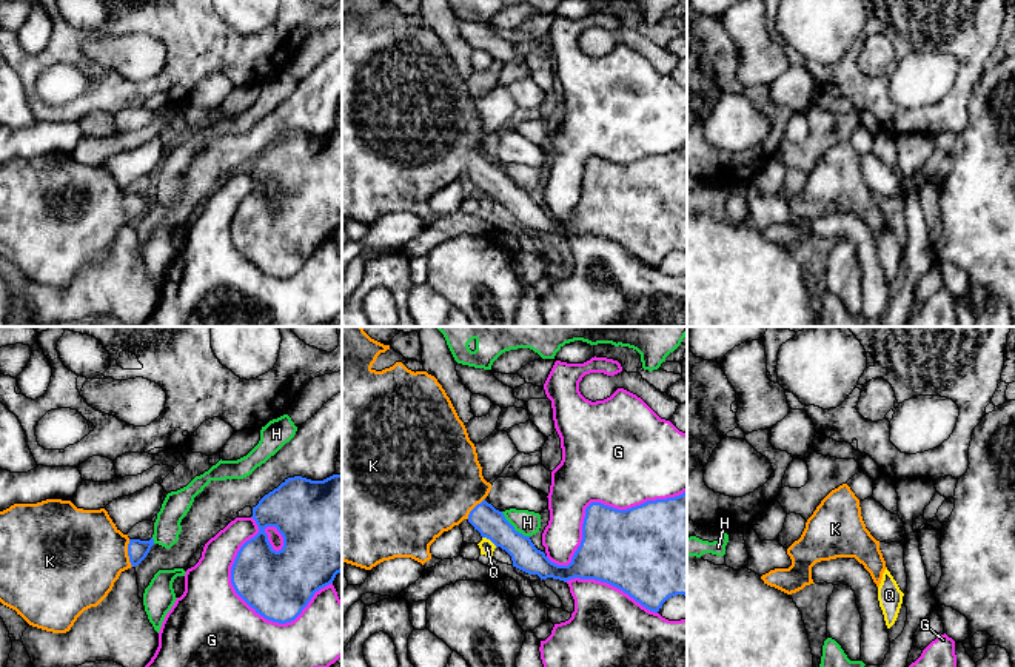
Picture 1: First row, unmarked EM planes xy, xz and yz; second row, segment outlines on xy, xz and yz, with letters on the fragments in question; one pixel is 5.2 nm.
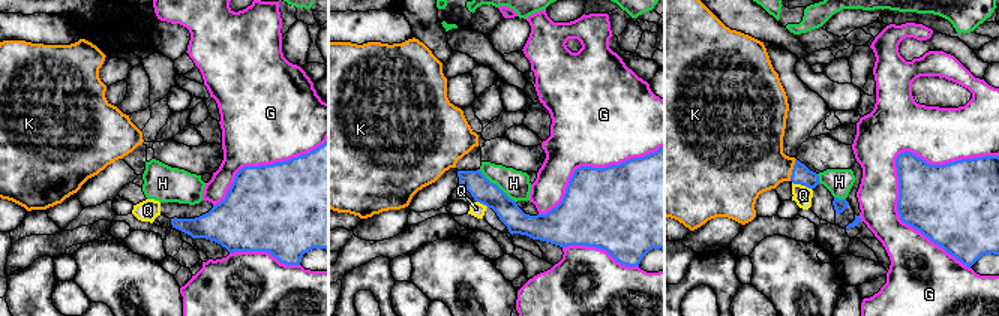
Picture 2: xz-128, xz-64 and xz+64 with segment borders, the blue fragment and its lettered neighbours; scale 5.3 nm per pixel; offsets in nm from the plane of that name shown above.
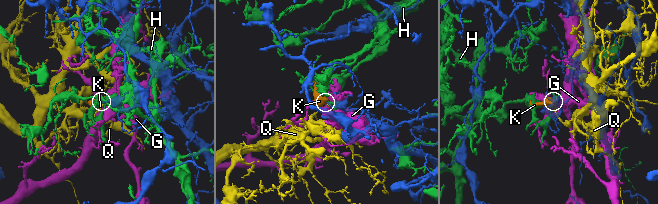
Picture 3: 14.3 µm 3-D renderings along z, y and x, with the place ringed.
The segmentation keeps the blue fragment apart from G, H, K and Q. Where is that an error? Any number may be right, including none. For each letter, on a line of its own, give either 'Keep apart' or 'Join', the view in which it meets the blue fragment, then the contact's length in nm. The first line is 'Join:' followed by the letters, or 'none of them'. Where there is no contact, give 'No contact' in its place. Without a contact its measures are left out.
Join: K
G: Keep apart. Touches blue in xy. Shared border 600 nm
H: Keep apart. Touches blue in xz. Shared border 200 nm
K: Join. Touches blue in xy. Shared border 150 nm
Q: Keep apart. Touches blue in xz. Shared border 90 nm

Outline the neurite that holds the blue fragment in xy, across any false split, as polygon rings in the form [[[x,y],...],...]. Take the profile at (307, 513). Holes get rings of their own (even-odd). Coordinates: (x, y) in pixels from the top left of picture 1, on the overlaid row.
[[[333,474],[323,481],[288,478],[253,507],[251,518],[259,533],[237,551],[231,567],[231,584],[236,593],[265,619],[279,624],[291,622],[308,605],[314,593],[333,584],[336,575],[342,571],[342,474]],[[266,527],[276,527],[282,535],[283,547],[279,551],[270,544]]]

